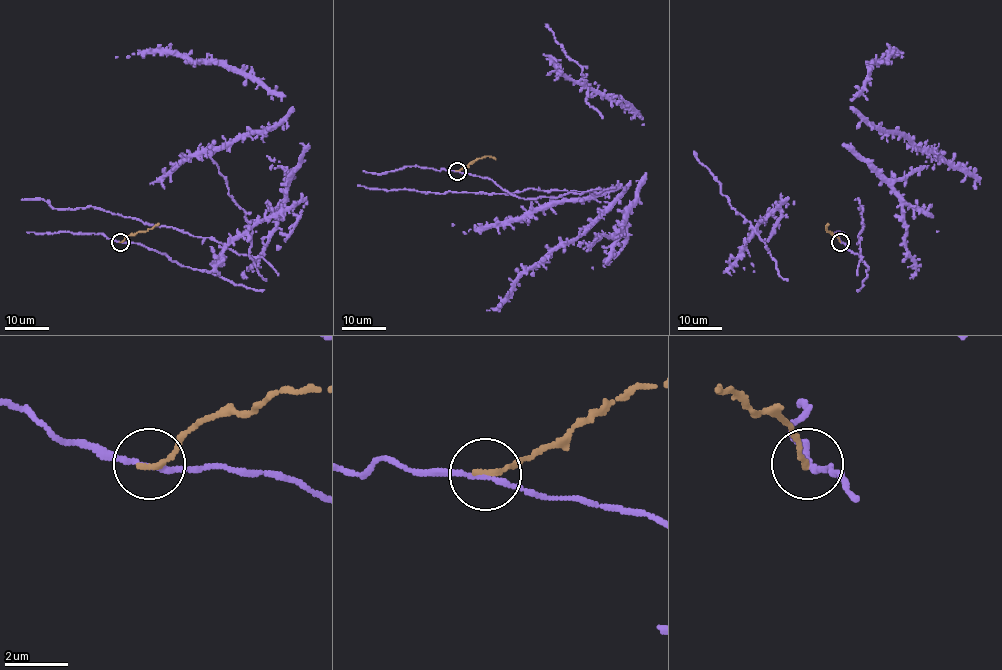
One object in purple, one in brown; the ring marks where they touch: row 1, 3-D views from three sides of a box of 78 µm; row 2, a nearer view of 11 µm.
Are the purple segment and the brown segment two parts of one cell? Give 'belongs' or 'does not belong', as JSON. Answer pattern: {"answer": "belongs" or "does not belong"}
{"answer": "does not belong"}

